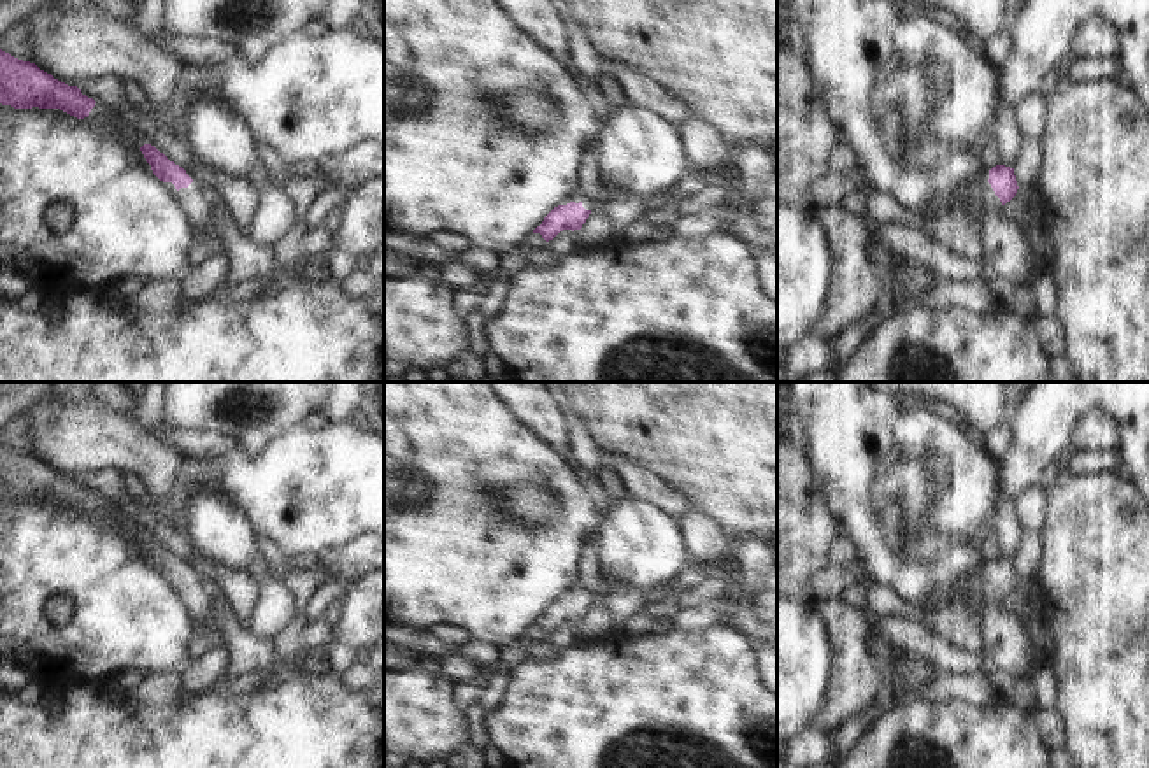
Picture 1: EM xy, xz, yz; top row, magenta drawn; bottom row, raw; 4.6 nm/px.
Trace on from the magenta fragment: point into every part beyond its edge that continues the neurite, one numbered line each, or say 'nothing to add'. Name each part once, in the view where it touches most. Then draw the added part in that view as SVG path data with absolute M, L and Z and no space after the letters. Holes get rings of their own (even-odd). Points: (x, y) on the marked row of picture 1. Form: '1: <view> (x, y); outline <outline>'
1: yz (958, 230); outline M981 181L975 193L951 212L931 219L926 231L946 245L949 251L963 258L984 256L984 245L979 231L979 221L974 217L977 212L991 214L1003 205L995 195L988 181Z

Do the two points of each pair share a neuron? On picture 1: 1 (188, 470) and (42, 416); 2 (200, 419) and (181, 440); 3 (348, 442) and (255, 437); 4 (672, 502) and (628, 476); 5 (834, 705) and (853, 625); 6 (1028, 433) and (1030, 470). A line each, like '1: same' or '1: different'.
1: different
2: different
3: different
4: same
5: same
6: same

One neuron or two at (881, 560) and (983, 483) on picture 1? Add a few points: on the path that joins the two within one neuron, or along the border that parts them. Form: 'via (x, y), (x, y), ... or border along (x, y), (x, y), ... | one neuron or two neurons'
via (916, 568), (930, 572), (939, 565), (948, 518) | one neuron

